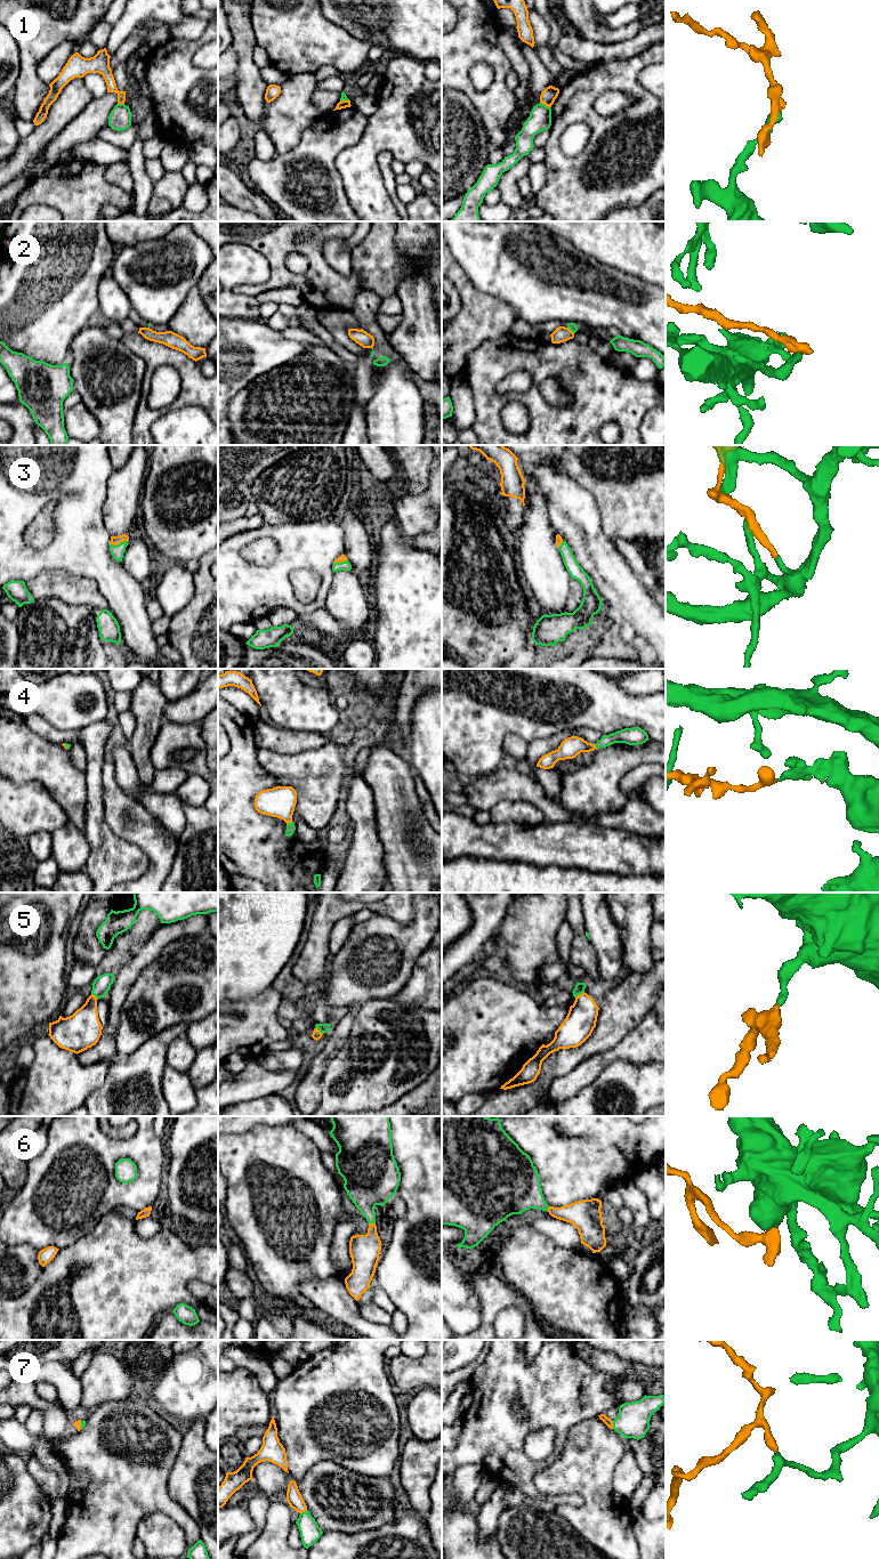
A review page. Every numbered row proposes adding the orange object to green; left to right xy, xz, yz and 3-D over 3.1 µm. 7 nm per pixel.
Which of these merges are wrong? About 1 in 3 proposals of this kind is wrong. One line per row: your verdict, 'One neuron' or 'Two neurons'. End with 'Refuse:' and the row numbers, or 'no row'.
1: Two neurons
2: Two neurons
3: One neuron
4: One neuron
5: One neuron
6: One neuron
7: One neuron
Refuse: 1, 2

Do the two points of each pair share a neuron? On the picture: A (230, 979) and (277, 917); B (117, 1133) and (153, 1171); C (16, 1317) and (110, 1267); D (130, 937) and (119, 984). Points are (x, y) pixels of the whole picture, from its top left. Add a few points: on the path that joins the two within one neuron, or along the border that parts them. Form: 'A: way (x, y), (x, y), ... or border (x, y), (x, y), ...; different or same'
A: way (231, 963), (261, 933); same
B: border (99, 1128), (120, 1139), (130, 1138), (138, 1129); different
C: way (37, 1293), (74, 1259), (86, 1261); same
D: border (131, 954), (127, 959); different

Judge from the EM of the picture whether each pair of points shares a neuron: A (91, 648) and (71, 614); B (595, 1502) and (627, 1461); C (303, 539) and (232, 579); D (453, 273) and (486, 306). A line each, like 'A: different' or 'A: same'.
A: same
B: different
C: same
D: same

